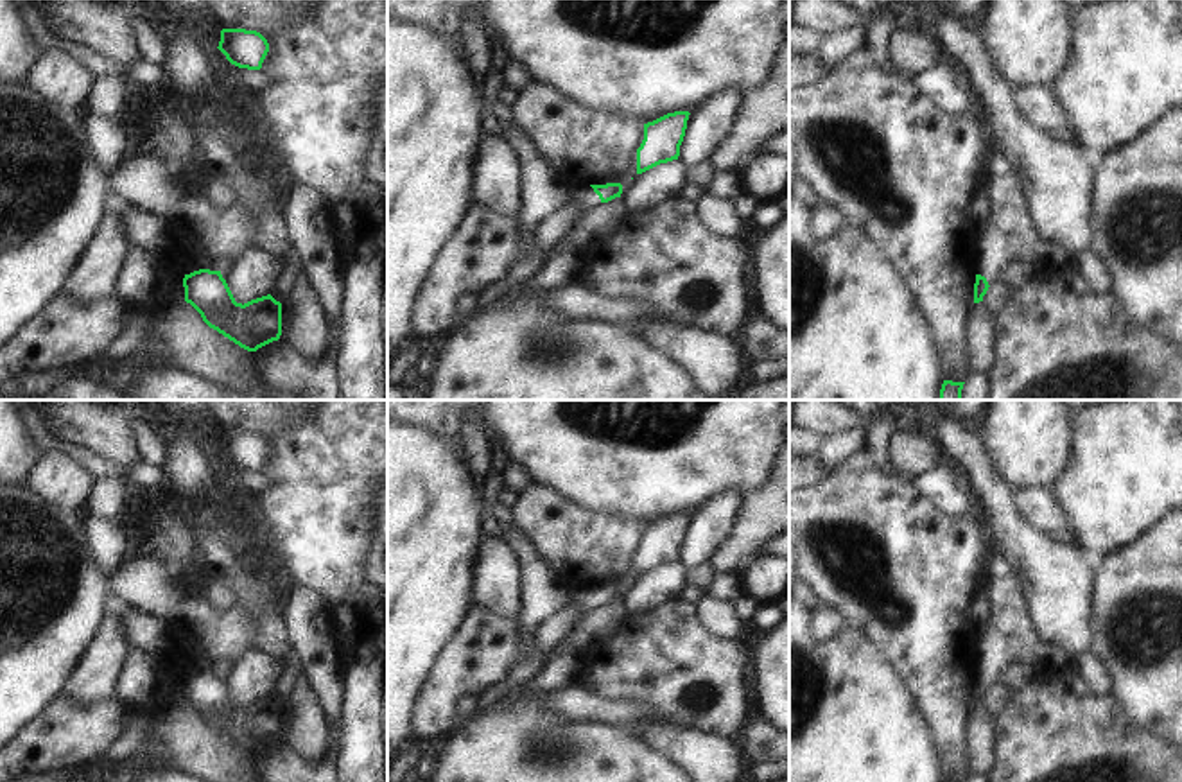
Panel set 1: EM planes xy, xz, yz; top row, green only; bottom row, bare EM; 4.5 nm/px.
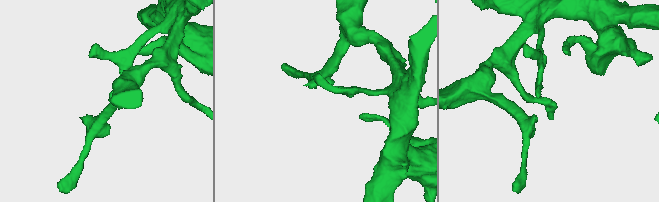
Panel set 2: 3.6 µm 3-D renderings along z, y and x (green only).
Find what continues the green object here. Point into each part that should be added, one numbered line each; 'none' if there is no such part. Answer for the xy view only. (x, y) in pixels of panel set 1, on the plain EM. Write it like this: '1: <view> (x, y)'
1: xy (191, 659)

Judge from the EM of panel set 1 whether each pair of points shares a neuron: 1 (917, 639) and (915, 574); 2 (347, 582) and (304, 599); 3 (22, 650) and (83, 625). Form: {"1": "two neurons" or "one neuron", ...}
{"1": "one neuron", "2": "two neurons", "3": "one neuron"}

